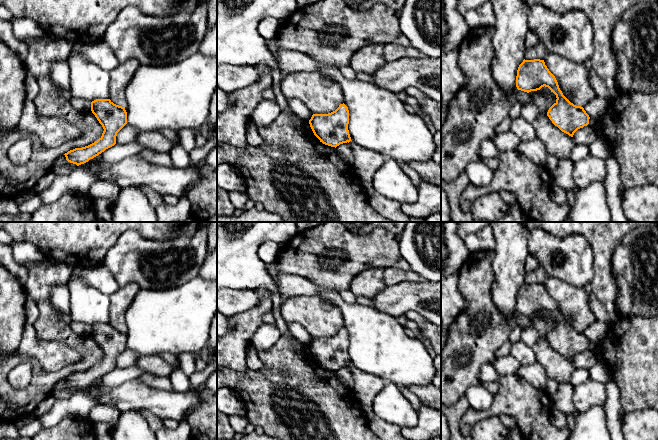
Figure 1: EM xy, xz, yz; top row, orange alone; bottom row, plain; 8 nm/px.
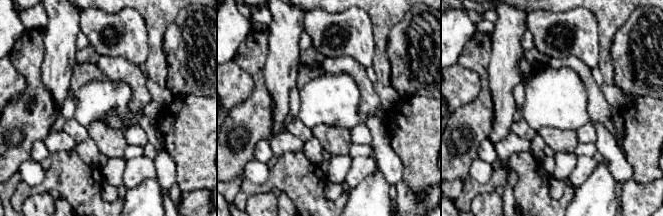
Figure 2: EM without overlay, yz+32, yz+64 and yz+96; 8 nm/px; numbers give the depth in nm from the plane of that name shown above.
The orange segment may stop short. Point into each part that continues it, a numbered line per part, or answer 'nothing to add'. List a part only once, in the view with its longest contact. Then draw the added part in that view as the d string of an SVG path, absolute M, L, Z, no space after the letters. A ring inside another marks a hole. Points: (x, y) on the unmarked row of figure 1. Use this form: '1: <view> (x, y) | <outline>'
nothing to add

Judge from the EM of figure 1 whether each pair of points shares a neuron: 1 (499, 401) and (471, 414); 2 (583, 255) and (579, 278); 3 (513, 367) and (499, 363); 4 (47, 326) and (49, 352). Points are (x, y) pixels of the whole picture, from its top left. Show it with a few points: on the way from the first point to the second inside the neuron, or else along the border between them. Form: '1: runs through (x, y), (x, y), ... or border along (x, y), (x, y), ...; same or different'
1: runs through (493, 408), (487, 413), (478, 414); same
2: runs through (579, 261), (579, 272); same
3: runs through (510, 365), (502, 365); same
4: border along (32, 325), (40, 338), (59, 340), (70, 347); different

